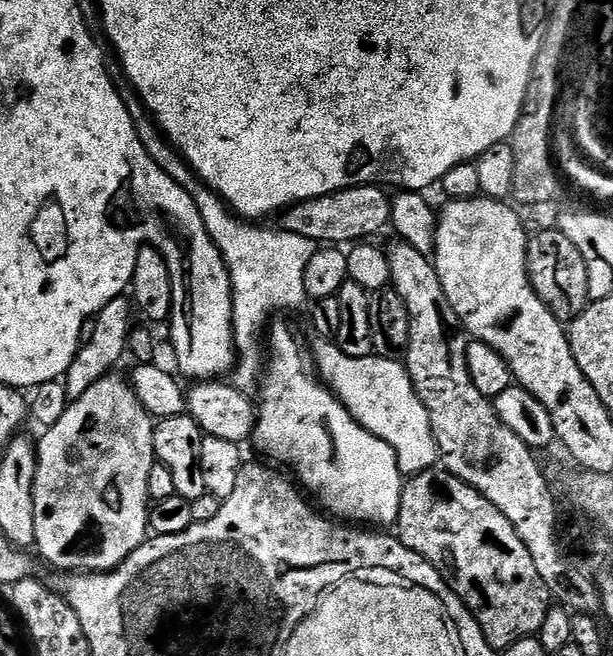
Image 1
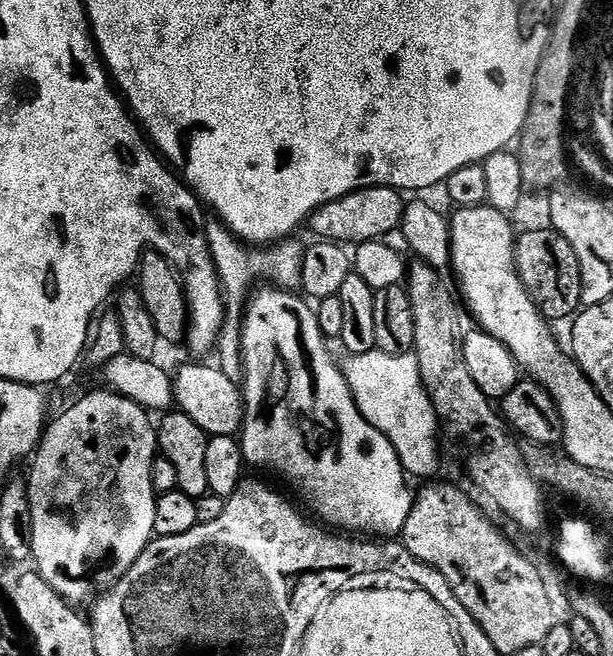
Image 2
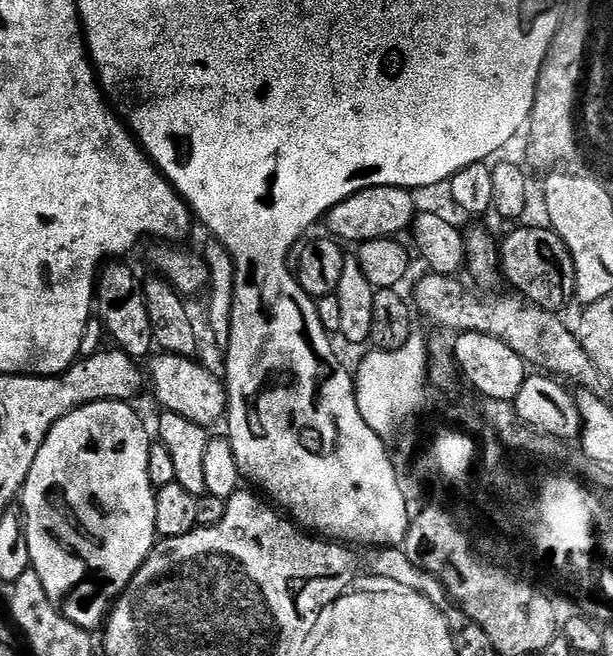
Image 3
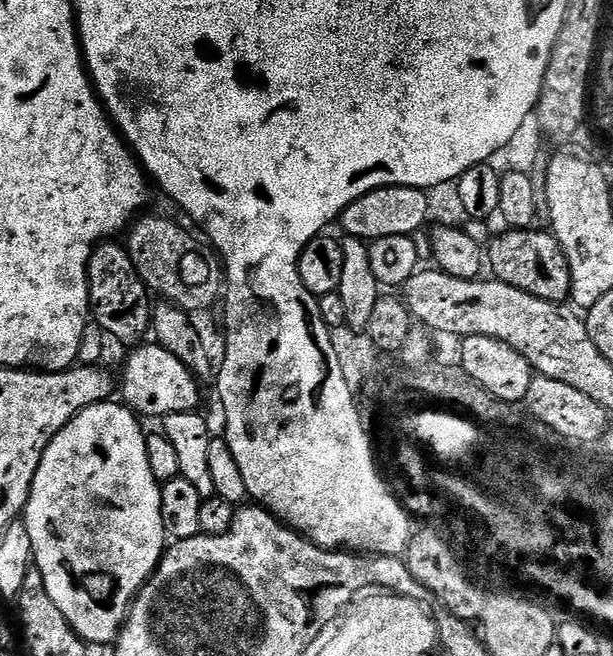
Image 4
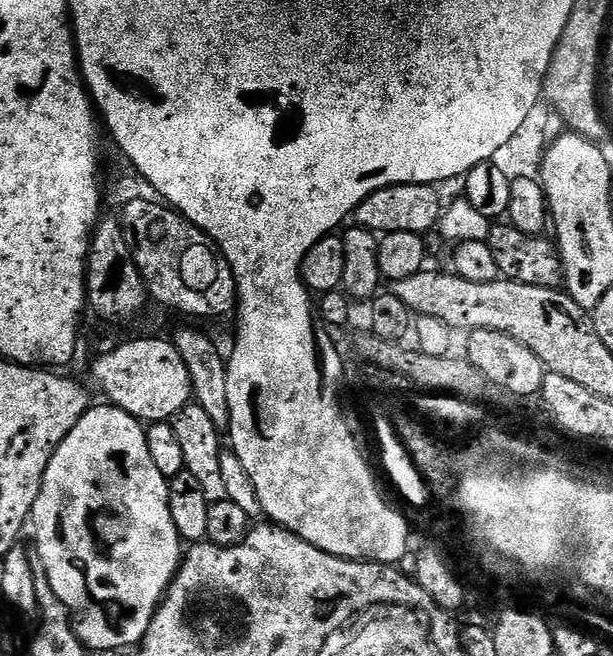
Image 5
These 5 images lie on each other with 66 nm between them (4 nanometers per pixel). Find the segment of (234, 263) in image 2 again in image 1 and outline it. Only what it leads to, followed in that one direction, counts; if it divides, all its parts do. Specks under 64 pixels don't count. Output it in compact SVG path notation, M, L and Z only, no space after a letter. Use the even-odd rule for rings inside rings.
M124 82L119 85L120 97L138 130L146 154L174 178L194 198L198 214L206 226L206 234L222 254L224 264L232 283L232 340L236 343L236 366L230 373L232 387L249 398L257 395L262 383L262 373L266 367L266 348L262 341L266 329L279 308L300 308L309 303L306 294L306 266L310 258L318 251L318 245L302 234L290 234L283 230L275 232L272 228L260 228L259 223L249 222L236 215L218 193L207 188L196 178L196 173L188 167L184 157L168 143L163 132L156 126L156 121L148 115L144 103L140 101L132 85Z

